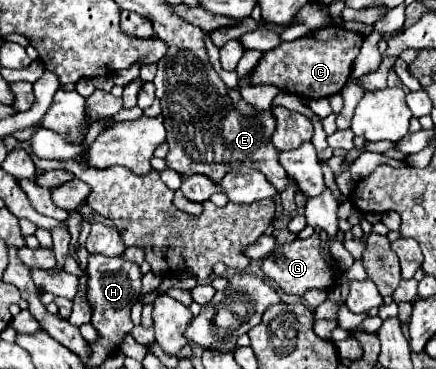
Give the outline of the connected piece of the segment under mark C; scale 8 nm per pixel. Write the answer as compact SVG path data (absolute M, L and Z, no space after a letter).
M325 27L311 31L309 35L295 39L295 41L283 41L279 47L267 51L257 67L245 77L249 85L275 85L279 91L293 93L305 99L321 99L339 93L349 75L351 65L361 49L363 35L355 31L347 31L343 27Z

